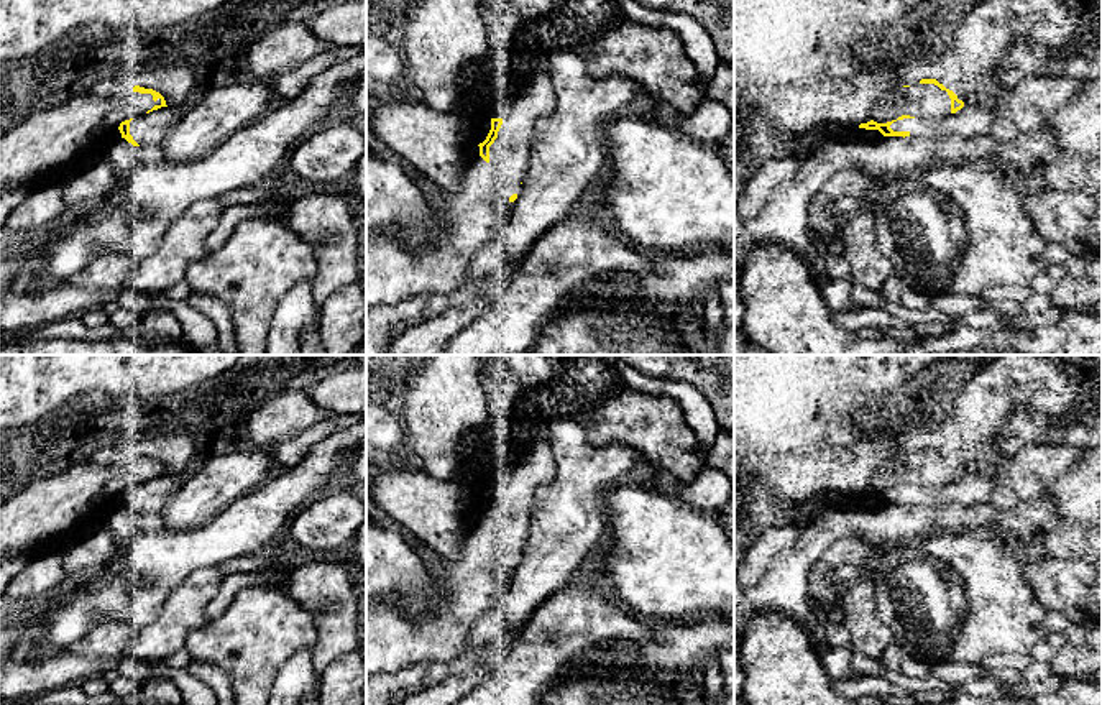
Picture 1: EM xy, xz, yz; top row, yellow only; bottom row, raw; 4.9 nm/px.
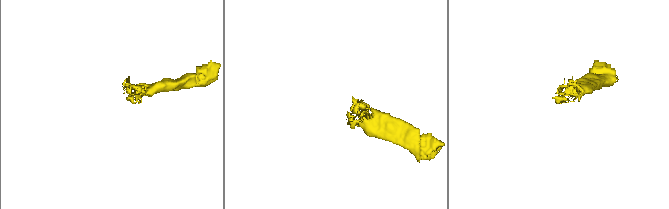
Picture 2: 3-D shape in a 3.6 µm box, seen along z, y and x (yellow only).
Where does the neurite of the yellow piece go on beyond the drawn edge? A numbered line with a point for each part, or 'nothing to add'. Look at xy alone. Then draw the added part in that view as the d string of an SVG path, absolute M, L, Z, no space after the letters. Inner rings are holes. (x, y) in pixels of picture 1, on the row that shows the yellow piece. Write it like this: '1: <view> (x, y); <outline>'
1: xy (48, 138); M87 92L33 112L0 138L0 192L31 187L38 176L72 163L95 138L154 105L161 105L161 99L154 102L151 94L99 97Z

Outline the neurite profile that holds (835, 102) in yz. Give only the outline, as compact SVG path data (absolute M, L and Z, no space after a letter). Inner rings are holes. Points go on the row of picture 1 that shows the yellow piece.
M866 77L854 82L829 81L813 84L803 92L803 108L780 108L774 113L780 128L800 135L818 125L864 123L885 85Z

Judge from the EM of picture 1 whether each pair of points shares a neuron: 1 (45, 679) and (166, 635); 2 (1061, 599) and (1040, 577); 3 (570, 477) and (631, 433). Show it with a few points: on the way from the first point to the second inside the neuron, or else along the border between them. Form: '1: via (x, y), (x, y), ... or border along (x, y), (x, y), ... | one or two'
1: border along (125, 656), (97, 659), (82, 656), (63, 658) | two
2: via (1056, 594), (1045, 582) | one
3: border along (582, 424), (592, 441), (628, 446), (644, 460) | two

